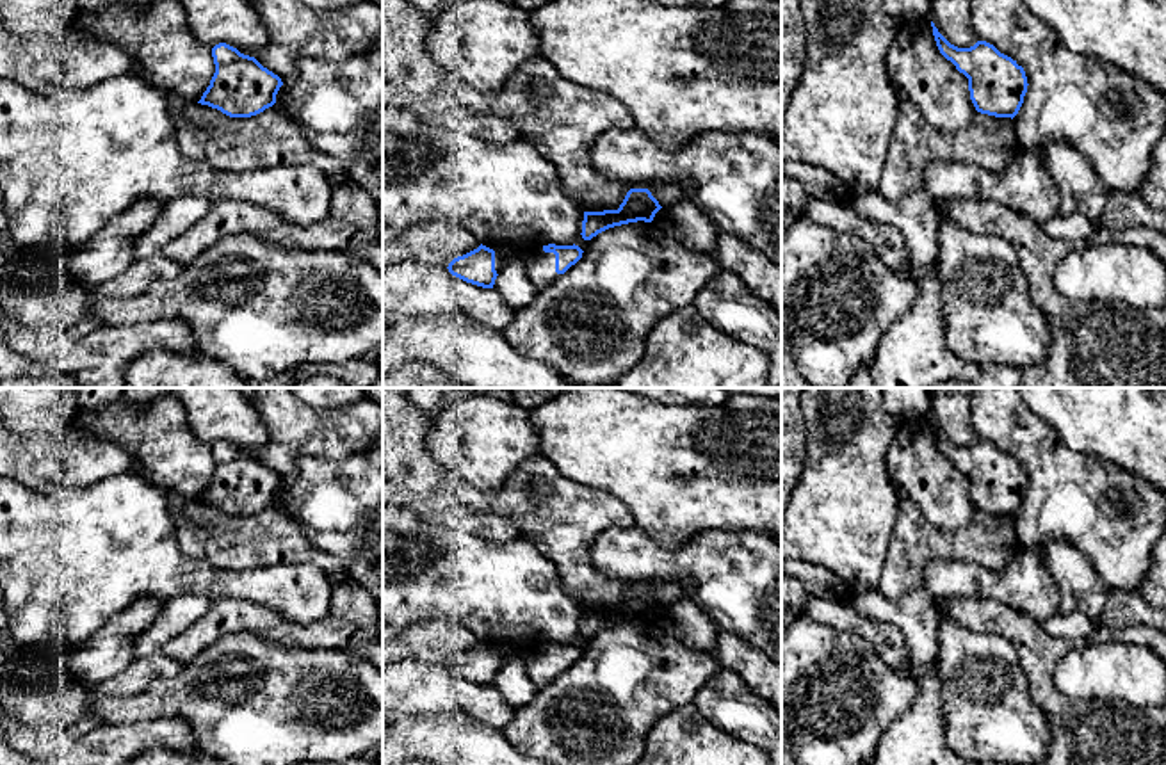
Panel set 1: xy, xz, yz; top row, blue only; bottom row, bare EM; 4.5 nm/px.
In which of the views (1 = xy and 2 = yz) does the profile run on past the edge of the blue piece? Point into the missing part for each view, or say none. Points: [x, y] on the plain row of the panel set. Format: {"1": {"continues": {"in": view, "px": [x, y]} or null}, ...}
{"1": {"continues": null}, "2": {"continues": null}}

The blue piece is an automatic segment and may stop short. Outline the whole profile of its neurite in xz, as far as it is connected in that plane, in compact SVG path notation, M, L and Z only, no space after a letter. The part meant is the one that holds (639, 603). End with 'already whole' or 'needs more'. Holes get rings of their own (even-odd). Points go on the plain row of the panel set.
M630 587L618 608L584 610L580 633L584 639L591 639L614 624L637 619L652 621L660 607L648 587Z; already whole

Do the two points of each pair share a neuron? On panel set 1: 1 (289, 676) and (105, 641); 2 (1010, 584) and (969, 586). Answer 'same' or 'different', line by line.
1: different
2: same

